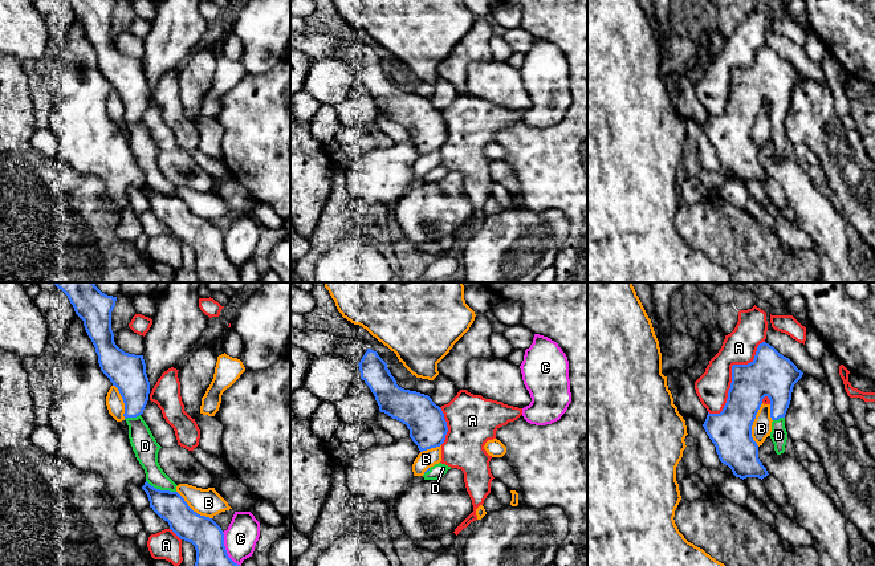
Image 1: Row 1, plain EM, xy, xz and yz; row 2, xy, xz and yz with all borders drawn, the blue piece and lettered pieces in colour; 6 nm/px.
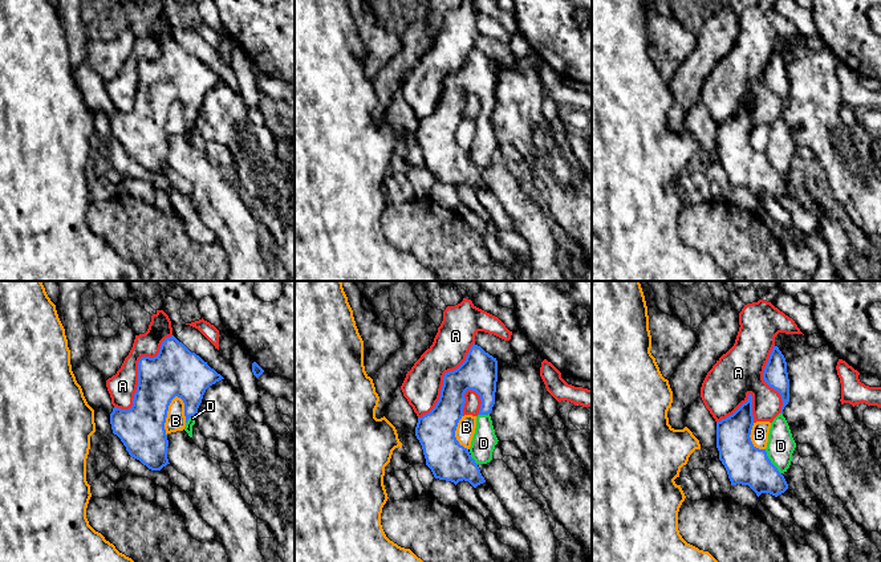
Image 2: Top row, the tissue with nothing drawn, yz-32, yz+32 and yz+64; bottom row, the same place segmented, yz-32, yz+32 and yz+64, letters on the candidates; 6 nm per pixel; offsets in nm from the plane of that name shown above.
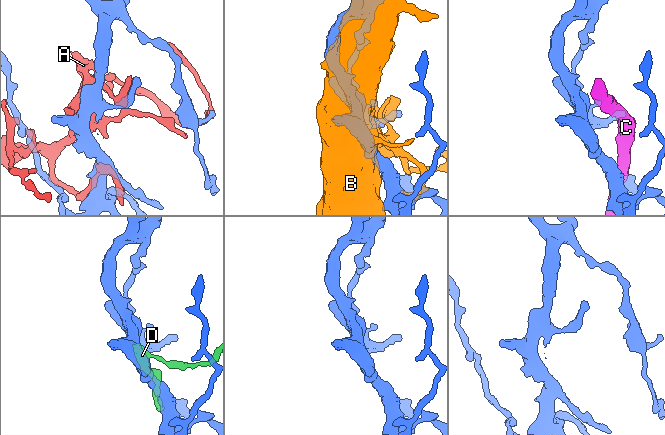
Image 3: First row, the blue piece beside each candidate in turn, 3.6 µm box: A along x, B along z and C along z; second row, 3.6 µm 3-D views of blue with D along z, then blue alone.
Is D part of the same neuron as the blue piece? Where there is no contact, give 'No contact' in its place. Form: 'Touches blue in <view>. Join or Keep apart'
Touches blue in xy. Join

